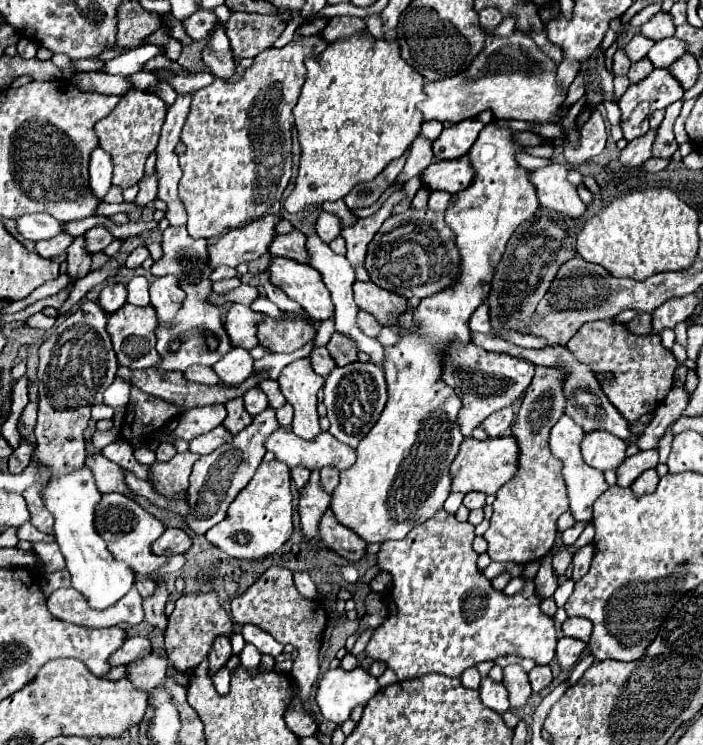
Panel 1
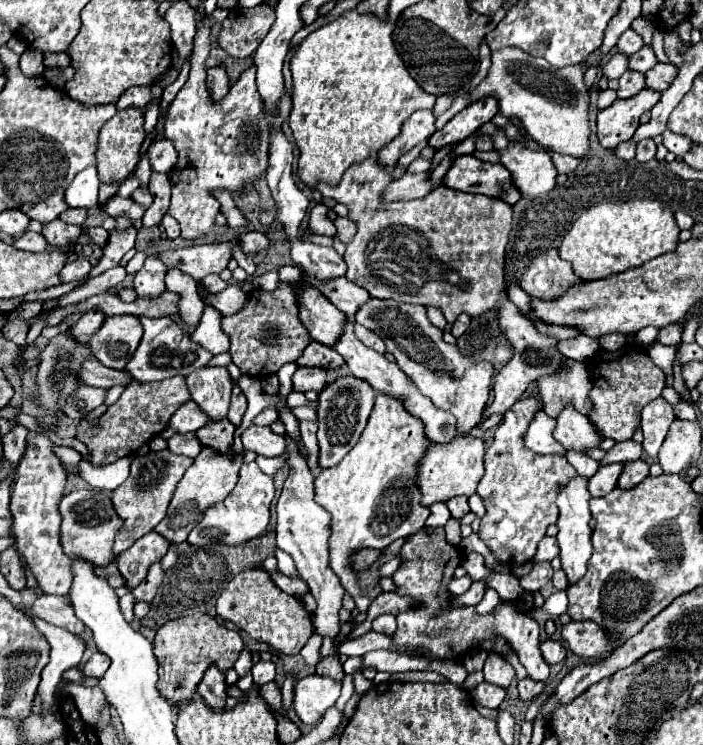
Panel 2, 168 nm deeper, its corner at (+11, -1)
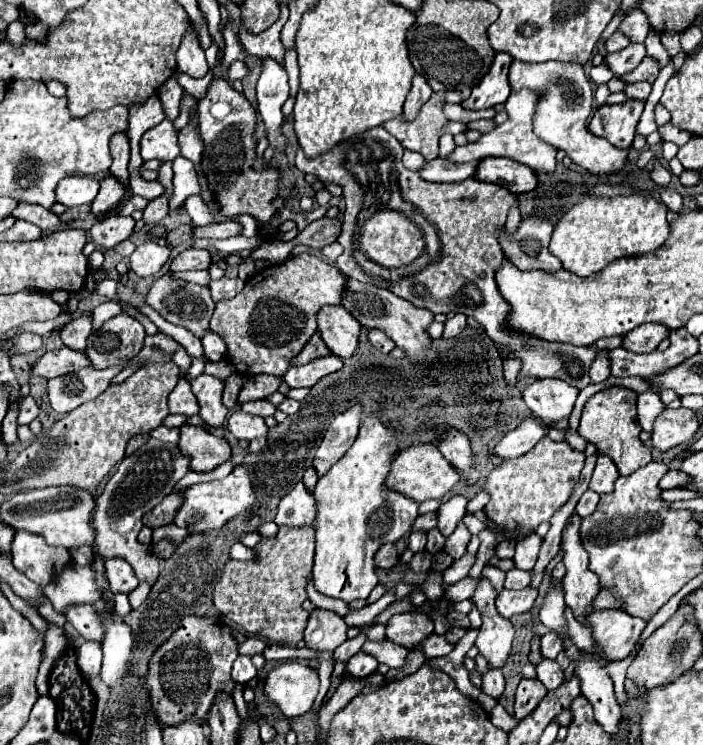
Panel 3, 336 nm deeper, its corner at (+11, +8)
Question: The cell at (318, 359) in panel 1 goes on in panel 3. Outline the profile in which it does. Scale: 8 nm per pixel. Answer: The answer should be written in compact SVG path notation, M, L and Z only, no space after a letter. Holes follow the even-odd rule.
M328 355L328 357L320 357L320 359L314 359L306 365L296 365L296 367L290 367L288 373L282 377L286 381L288 387L312 387L316 385L322 377L330 375L330 373L336 373L344 367L344 363L334 357L334 355Z

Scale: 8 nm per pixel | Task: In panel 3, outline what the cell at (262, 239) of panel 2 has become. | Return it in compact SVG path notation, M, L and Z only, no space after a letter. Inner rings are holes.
M224 221L224 223L212 223L212 225L204 225L204 227L194 227L192 237L216 237L216 239L228 239L240 233L240 223L236 221Z

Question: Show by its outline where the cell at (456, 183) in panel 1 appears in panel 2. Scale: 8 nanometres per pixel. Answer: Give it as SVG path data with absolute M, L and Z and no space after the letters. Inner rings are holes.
M472 154L452 158L452 164L444 176L444 186L460 192L478 192L492 198L502 196L508 204L516 204L520 200L520 192L512 186L512 178L504 166L482 162Z

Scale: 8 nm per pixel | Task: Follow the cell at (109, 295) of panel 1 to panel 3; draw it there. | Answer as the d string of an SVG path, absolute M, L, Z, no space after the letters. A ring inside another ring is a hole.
M78 317L78 319L72 319L60 331L60 337L62 337L66 347L70 347L74 351L84 351L86 349L86 339L88 339L90 333L92 333L90 317Z

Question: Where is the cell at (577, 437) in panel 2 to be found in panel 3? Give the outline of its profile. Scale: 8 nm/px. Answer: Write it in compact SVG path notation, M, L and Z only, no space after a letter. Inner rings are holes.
M536 379L522 391L522 399L542 423L568 419L578 397L578 389L560 379Z

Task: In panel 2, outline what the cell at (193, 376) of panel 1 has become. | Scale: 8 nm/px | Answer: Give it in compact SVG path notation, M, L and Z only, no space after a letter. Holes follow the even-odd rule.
M172 376L160 382L132 382L130 386L124 388L120 400L100 416L104 430L98 436L88 438L84 430L94 420L82 420L78 426L78 438L88 446L92 464L114 462L118 458L134 454L144 442L160 434L168 426L168 420L178 410L178 406L188 400L190 398L188 398L188 386L184 386L184 376Z

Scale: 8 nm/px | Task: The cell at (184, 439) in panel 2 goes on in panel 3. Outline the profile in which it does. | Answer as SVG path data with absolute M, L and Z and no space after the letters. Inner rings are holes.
M160 425L160 427L156 427L156 429L152 429L152 431L150 431L150 437L176 445L176 443L178 443L178 439L180 439L180 431L178 431L178 429L168 429L168 427Z

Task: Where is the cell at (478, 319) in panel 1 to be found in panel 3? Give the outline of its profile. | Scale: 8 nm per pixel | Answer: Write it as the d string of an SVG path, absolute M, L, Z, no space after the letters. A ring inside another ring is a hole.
M456 313L456 315L452 315L452 317L444 323L444 333L442 333L442 337L444 337L444 339L456 337L464 327L466 327L466 315Z

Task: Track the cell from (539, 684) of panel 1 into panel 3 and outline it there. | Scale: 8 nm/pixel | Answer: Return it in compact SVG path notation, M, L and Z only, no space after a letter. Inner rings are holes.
M522 679L518 689L516 689L516 701L514 701L514 717L518 721L522 721L524 717L528 717L536 705L544 699L548 691L544 689L544 685L540 685L538 679Z

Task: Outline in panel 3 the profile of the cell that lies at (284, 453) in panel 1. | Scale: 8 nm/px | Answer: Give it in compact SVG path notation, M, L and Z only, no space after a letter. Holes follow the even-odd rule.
M234 409L232 415L228 417L228 431L236 437L236 439L254 439L260 435L268 433L268 427L264 423L264 419L256 417L256 415L248 415L242 409Z

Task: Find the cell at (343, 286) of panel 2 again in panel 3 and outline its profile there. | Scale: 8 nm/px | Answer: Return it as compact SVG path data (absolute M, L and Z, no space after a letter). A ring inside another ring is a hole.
M300 253L286 263L268 265L268 267L256 271L246 281L244 289L236 297L218 301L214 315L210 319L210 329L224 339L224 343L228 347L228 361L232 363L234 371L238 371L240 375L266 373L266 375L282 377L290 369L292 359L302 351L302 347L316 333L318 311L324 305L338 305L342 291L344 291L344 277L340 275L340 271L334 265L322 261L320 257L314 257L310 253Z

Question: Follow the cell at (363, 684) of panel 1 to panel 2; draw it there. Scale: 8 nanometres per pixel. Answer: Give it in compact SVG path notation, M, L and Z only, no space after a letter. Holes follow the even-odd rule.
M310 674L300 678L294 688L294 708L304 724L316 724L340 696L342 682Z

